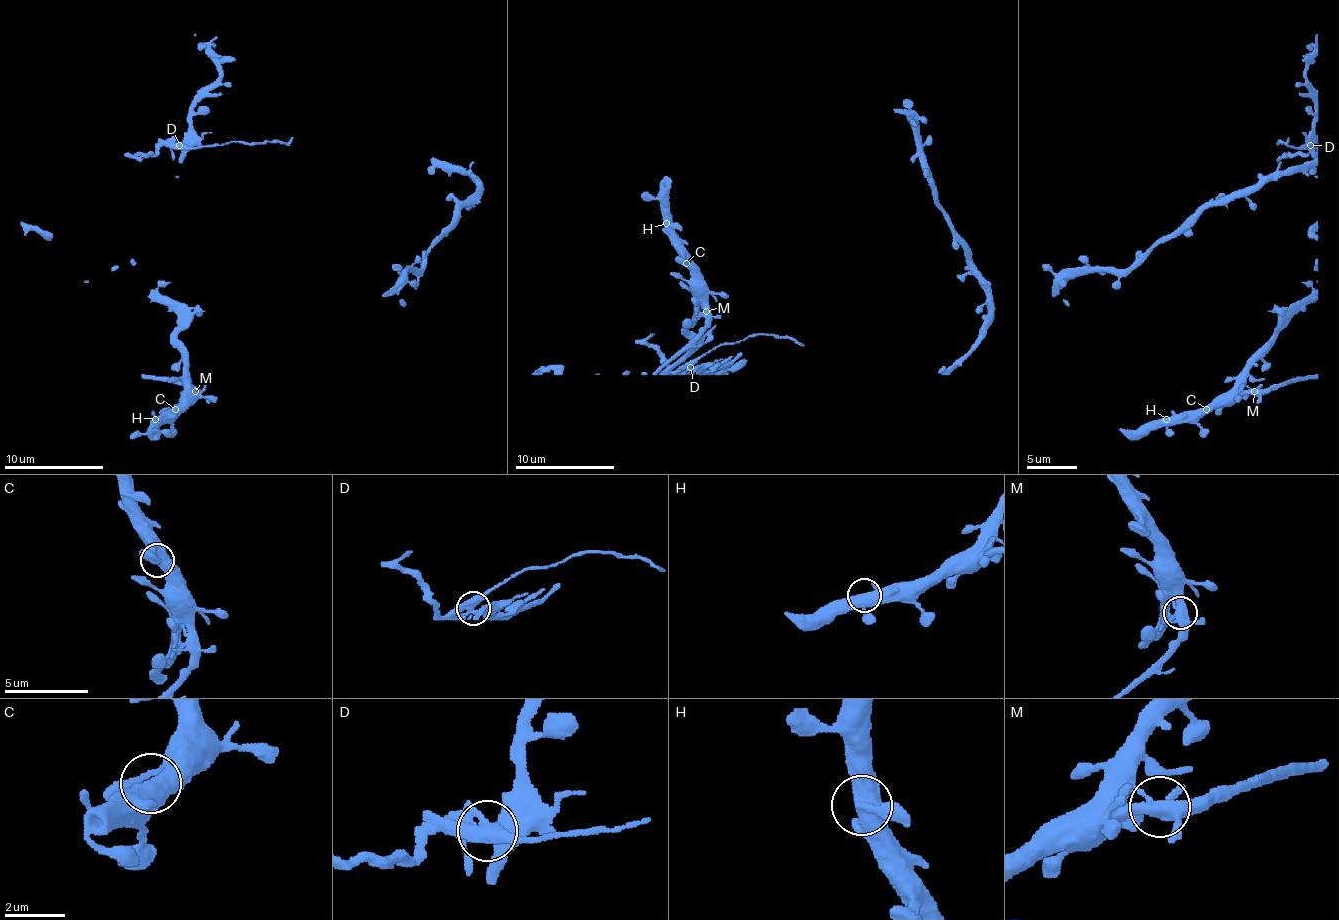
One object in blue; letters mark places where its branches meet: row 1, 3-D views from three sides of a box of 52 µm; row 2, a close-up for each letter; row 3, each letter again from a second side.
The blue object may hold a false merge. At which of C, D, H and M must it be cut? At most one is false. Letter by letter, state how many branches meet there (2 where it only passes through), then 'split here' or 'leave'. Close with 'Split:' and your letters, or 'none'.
C: 2 branches meet; leave
D: 6 branches meet; split here
H: 4 branches meet; leave
M: 5 branches meet; leave
Split: D

